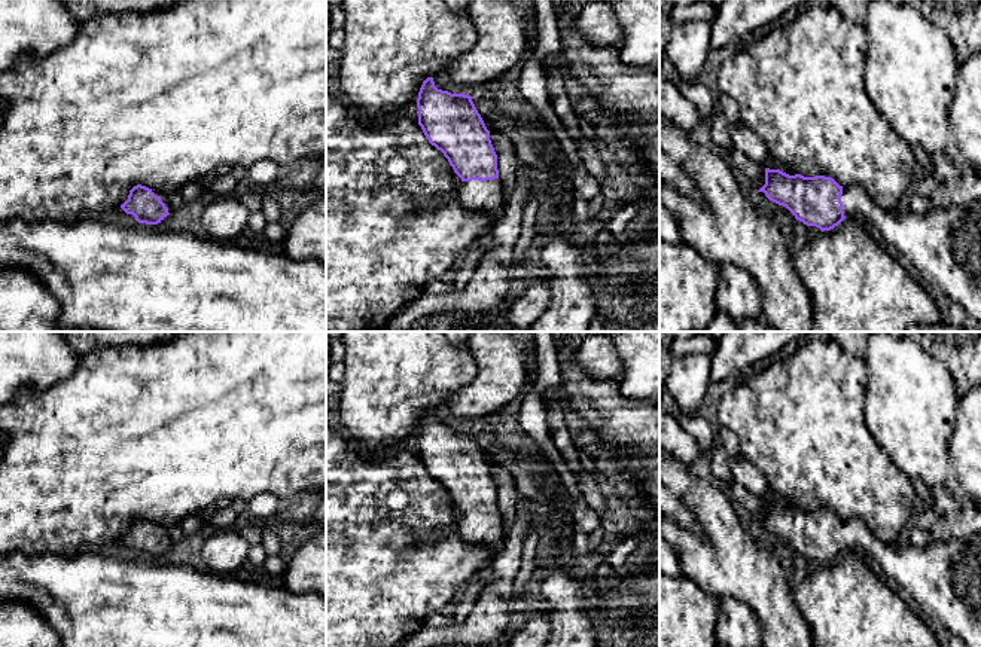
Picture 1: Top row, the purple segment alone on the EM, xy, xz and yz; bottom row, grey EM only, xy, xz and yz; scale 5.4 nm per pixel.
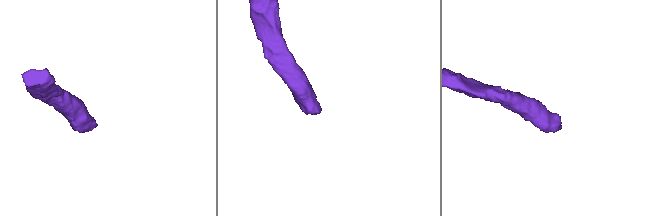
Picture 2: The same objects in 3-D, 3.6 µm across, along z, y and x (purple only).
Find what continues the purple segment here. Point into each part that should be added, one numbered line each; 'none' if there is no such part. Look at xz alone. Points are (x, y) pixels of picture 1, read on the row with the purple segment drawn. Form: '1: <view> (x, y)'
1: xz (489, 197)

